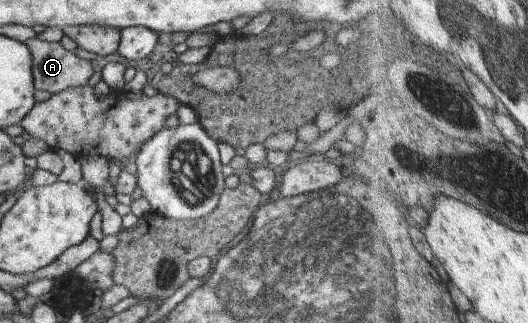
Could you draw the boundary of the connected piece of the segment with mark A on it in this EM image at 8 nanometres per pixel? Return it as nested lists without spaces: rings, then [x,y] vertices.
[[[30,38],[24,42],[32,56],[32,79],[35,89],[51,94],[65,89],[85,86],[93,68],[89,61],[81,59],[73,51],[67,51],[61,44]]]

